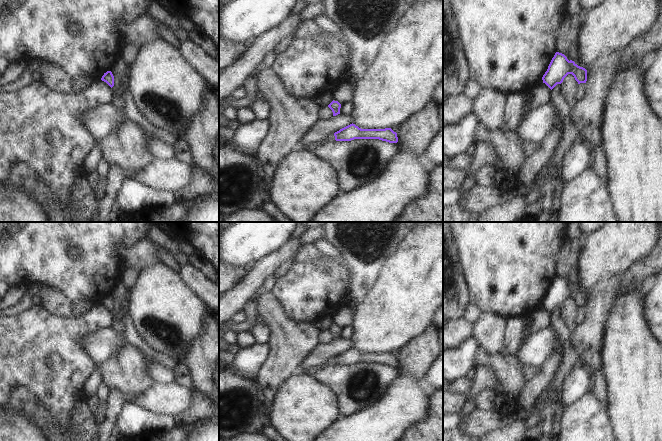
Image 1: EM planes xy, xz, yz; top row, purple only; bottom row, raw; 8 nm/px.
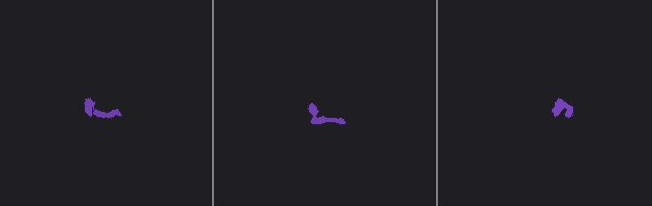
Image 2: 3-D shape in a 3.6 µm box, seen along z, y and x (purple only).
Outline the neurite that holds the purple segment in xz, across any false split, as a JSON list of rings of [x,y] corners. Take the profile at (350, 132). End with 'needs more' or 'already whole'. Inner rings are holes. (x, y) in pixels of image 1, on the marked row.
[[[350,124],[334,133],[336,141],[351,141],[354,139],[379,139],[389,143],[397,143],[397,133],[391,128],[361,129],[355,124]]]; already whole

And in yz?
[[[556,52],[542,80],[552,90],[557,84],[561,84],[568,74],[572,74],[578,84],[587,81],[585,68],[578,66],[572,60],[569,61],[564,54]]]; already whole

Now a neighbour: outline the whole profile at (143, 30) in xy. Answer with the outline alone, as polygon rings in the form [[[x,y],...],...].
[[[149,14],[139,16],[131,23],[125,23],[120,18],[115,21],[116,28],[124,35],[125,43],[135,44],[138,48],[155,39],[159,39],[159,24],[161,23],[151,18]]]

